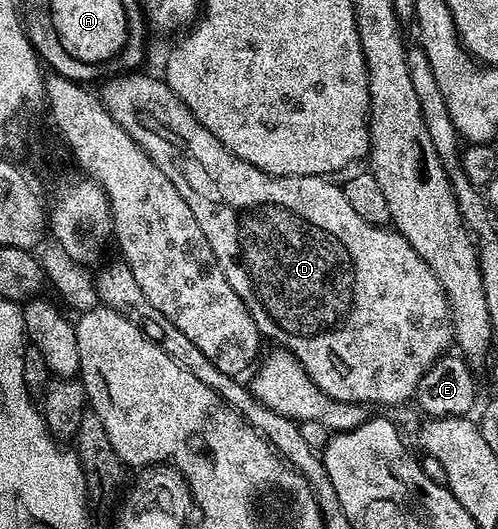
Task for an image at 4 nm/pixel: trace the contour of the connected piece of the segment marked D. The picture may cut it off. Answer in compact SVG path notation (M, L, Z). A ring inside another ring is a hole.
M141 73L119 74L102 81L99 86L101 102L107 108L111 120L115 120L115 124L119 124L119 128L123 128L123 132L127 132L127 136L131 136L131 140L135 140L135 144L139 144L139 148L143 148L143 152L147 152L147 156L159 164L159 172L163 172L163 176L167 176L167 180L179 188L179 196L187 200L187 208L191 208L199 228L203 228L203 236L207 236L207 244L211 244L211 252L215 252L215 260L219 260L219 268L223 268L223 276L227 276L227 284L235 288L235 296L239 296L247 312L251 312L262 339L269 341L270 338L277 342L273 344L280 349L294 354L313 383L335 400L372 404L374 407L397 406L408 398L410 401L416 395L419 380L423 380L427 368L431 368L431 364L435 364L435 360L446 353L453 342L449 301L445 298L445 290L439 284L435 272L427 268L425 261L418 256L415 248L411 248L411 244L407 244L400 232L388 225L376 226L374 222L363 220L363 216L359 216L359 212L347 204L347 196L338 183L336 186L333 180L325 176L275 176L255 168L255 164L247 160L239 160L239 156L235 156L218 138L211 136L203 124L199 124L199 120L179 100L179 96L171 92L164 77L152 78L149 74Z

